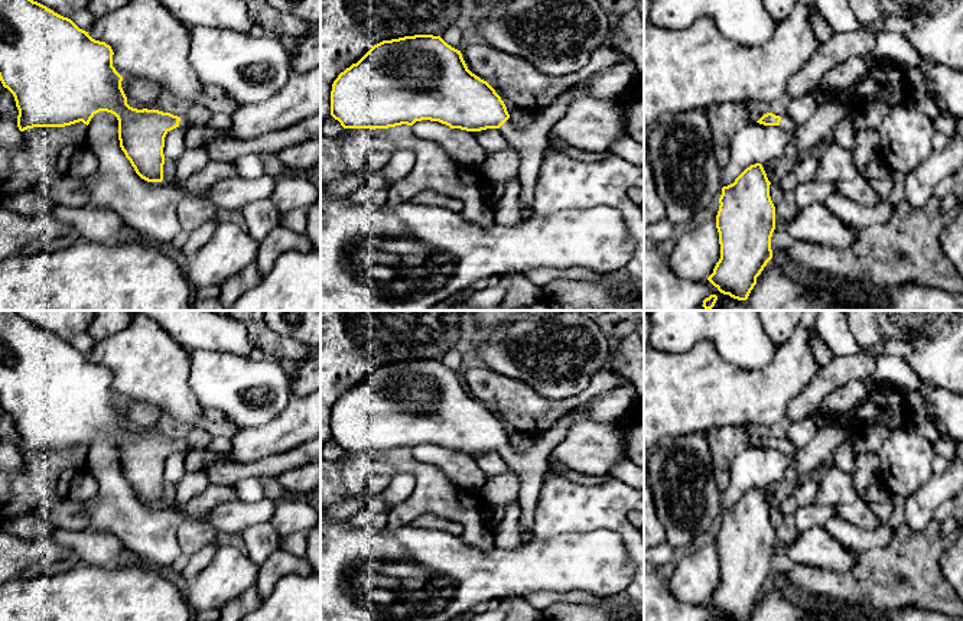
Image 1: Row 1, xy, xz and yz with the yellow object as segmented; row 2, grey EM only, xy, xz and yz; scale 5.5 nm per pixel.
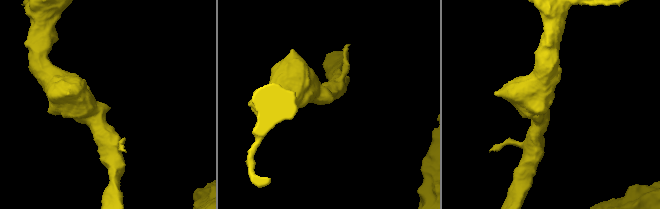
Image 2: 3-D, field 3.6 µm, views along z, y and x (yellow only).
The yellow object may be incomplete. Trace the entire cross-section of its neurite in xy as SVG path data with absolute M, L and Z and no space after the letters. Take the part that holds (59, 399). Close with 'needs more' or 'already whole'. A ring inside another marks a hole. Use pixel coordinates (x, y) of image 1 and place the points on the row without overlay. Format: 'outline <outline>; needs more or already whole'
outline M0 310L0 404L14 420L19 453L79 445L88 449L97 436L111 436L118 443L120 471L136 497L147 505L162 505L165 461L179 449L189 452L189 445L159 433L130 430L113 378L110 368L92 362L71 342L23 319L16 310Z; needs more

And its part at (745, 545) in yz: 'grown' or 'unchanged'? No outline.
unchanged

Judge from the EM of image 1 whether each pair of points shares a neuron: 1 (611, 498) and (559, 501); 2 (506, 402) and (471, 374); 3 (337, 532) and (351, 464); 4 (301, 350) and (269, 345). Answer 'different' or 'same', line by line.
1: same
2: same
3: different
4: same

